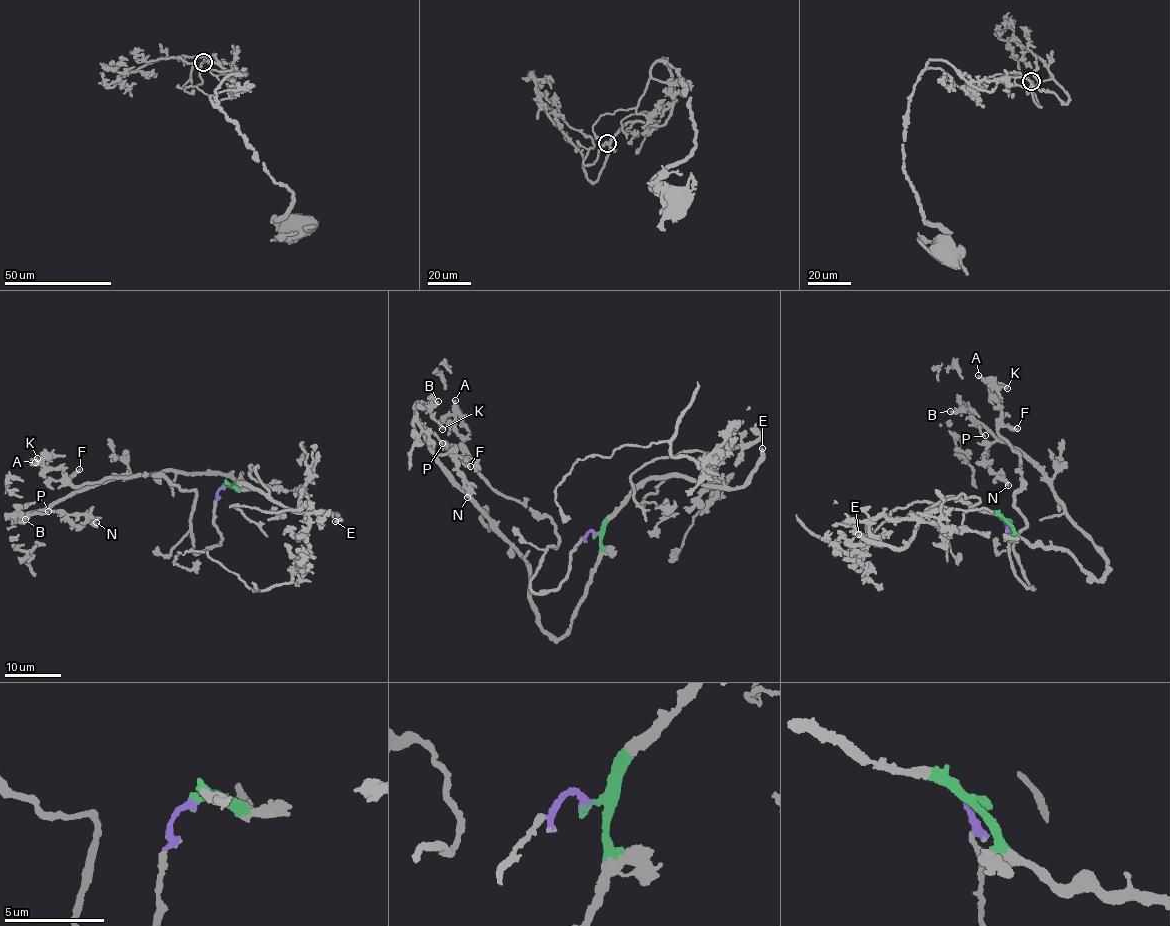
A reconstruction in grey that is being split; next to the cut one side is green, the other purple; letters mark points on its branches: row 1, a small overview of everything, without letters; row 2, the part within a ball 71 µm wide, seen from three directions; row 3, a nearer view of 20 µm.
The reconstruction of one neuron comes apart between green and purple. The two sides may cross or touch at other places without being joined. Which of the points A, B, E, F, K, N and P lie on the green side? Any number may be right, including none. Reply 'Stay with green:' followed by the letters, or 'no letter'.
Stay with green: B, E, N, P

